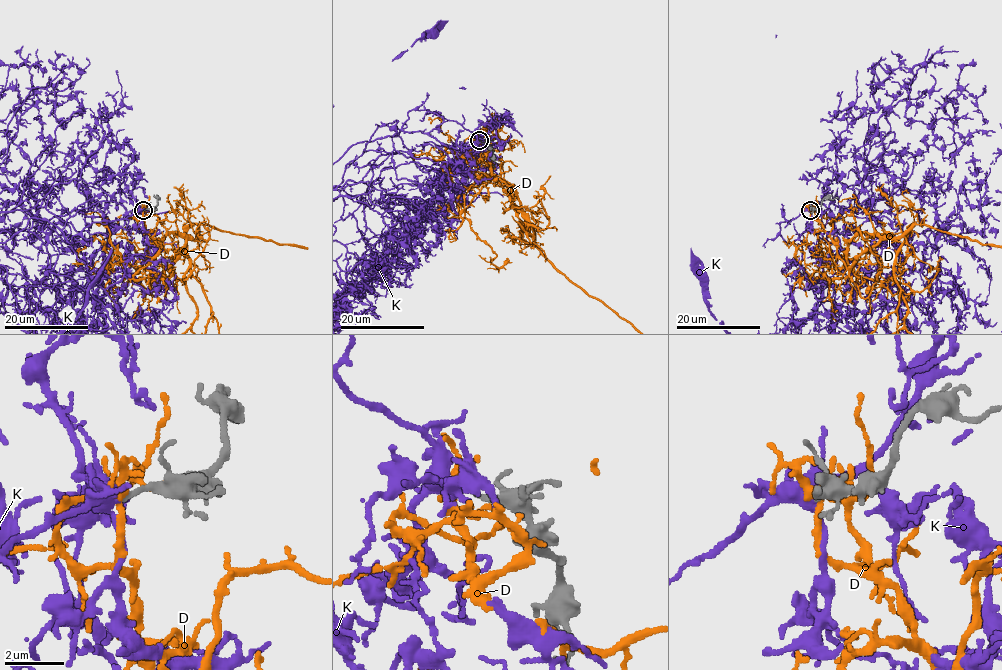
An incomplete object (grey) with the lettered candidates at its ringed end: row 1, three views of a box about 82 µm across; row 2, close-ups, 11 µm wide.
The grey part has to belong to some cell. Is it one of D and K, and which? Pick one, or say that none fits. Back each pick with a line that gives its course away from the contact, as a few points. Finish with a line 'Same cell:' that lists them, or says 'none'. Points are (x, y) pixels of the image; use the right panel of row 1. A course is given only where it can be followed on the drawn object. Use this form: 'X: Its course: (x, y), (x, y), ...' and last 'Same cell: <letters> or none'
Same cell: K

